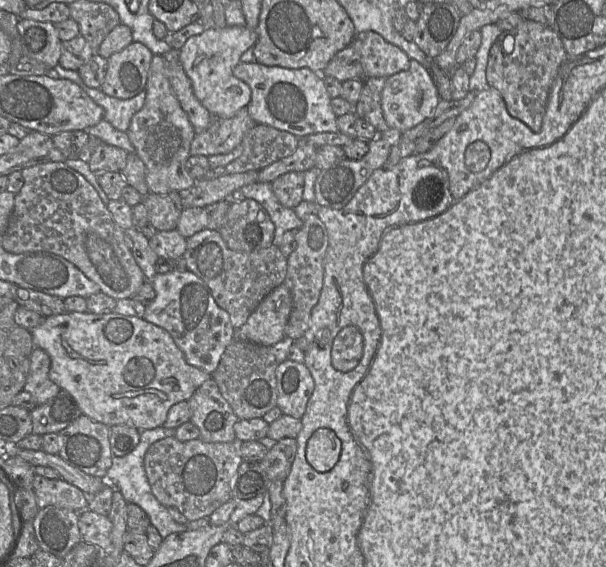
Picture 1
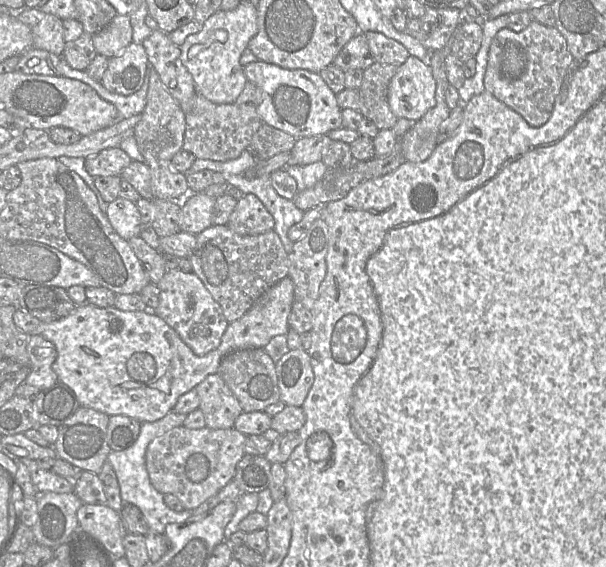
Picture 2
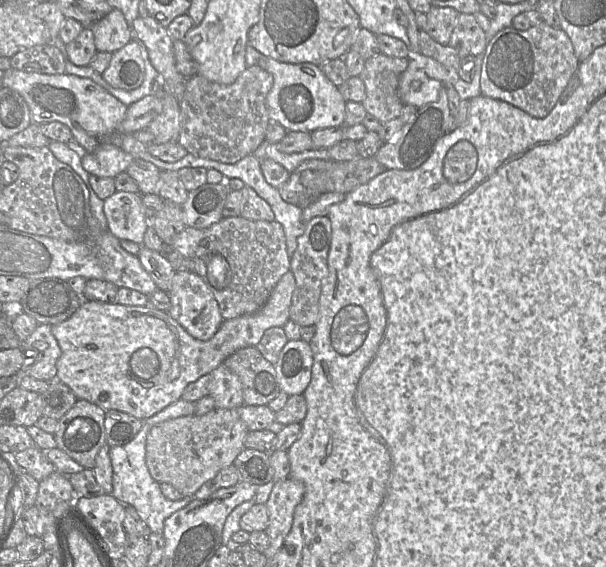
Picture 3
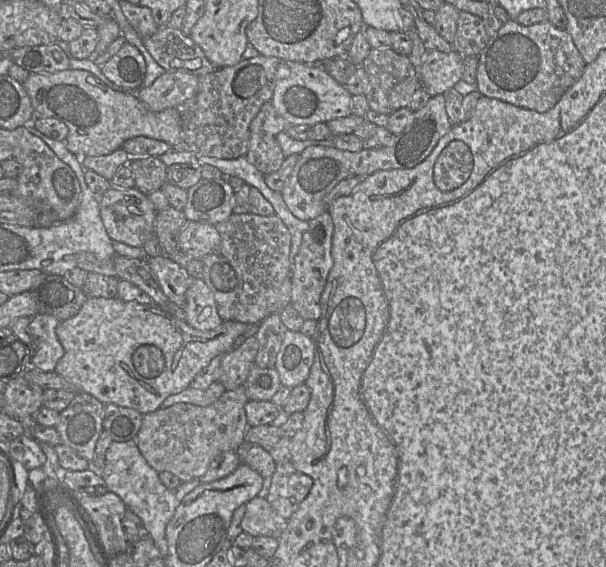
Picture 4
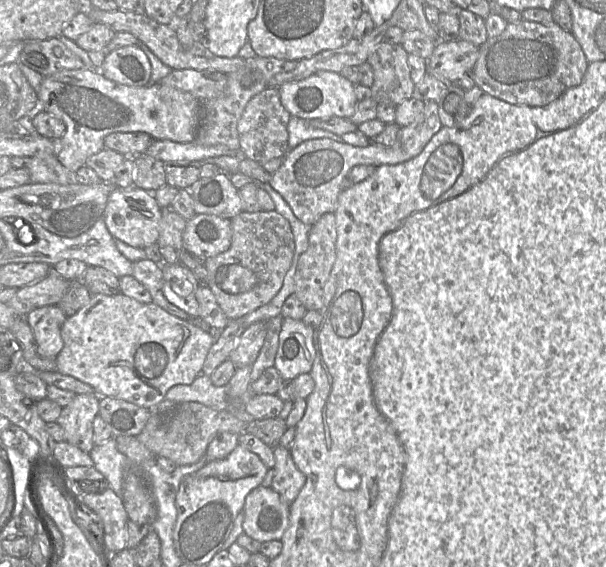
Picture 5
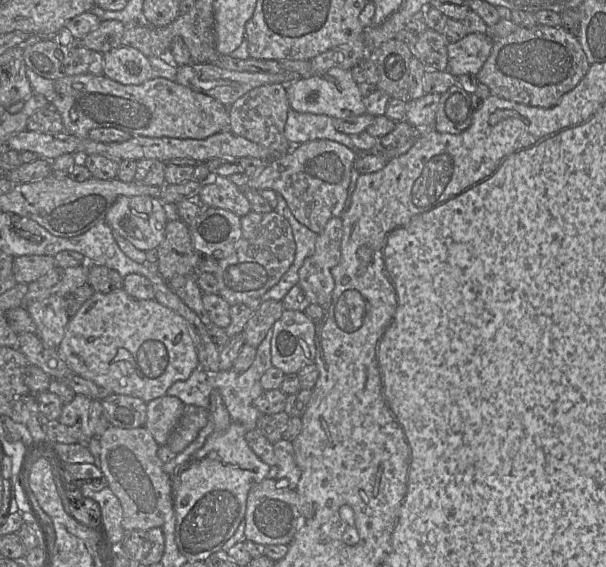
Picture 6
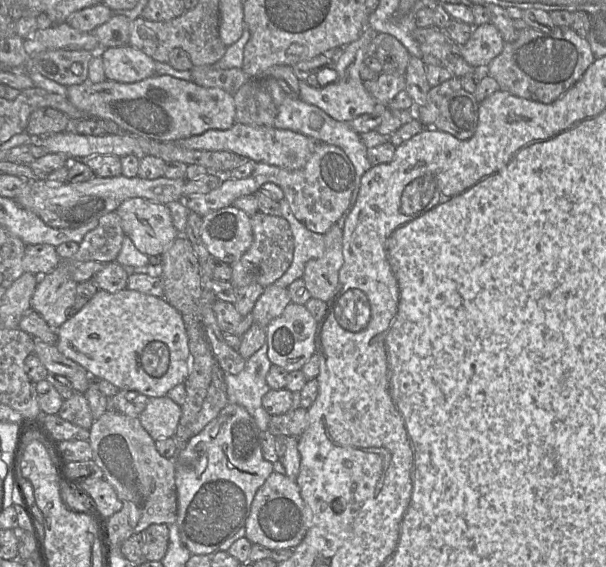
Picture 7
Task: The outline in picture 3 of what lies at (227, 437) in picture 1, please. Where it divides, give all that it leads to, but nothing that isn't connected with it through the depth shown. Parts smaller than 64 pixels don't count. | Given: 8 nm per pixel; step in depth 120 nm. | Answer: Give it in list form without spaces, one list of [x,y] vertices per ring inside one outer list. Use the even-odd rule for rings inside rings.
[[[224,364],[219,365],[209,375],[208,395],[214,399],[215,408],[232,409],[245,405],[240,379]]]

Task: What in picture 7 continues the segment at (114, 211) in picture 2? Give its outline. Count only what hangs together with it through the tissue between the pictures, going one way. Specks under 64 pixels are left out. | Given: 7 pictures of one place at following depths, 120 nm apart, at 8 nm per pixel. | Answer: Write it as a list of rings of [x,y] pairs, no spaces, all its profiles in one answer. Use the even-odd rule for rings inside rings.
[[[130,198],[116,209],[116,213],[124,234],[147,256],[162,255],[179,235],[164,204]]]

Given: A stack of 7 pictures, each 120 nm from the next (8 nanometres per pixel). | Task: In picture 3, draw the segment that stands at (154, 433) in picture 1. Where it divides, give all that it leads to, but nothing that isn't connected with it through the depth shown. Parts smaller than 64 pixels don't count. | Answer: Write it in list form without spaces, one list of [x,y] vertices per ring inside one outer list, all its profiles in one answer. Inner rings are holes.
[[[180,398],[157,414],[144,419],[142,428],[130,442],[123,446],[110,447],[109,456],[113,468],[112,495],[122,504],[134,507],[153,533],[163,534],[165,520],[192,502],[194,496],[186,496],[178,501],[172,501],[163,495],[160,483],[151,476],[146,465],[147,436],[153,426],[166,420],[193,415],[194,412],[195,402]]]

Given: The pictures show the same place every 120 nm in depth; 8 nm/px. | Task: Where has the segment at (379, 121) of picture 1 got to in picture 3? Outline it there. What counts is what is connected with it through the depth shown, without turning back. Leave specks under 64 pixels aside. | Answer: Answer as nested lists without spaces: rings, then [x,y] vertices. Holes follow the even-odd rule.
[[[382,53],[366,60],[364,69],[360,74],[366,88],[366,98],[362,102],[368,114],[384,123],[401,115],[404,104],[398,93],[401,74],[406,70],[409,58],[397,58]]]

